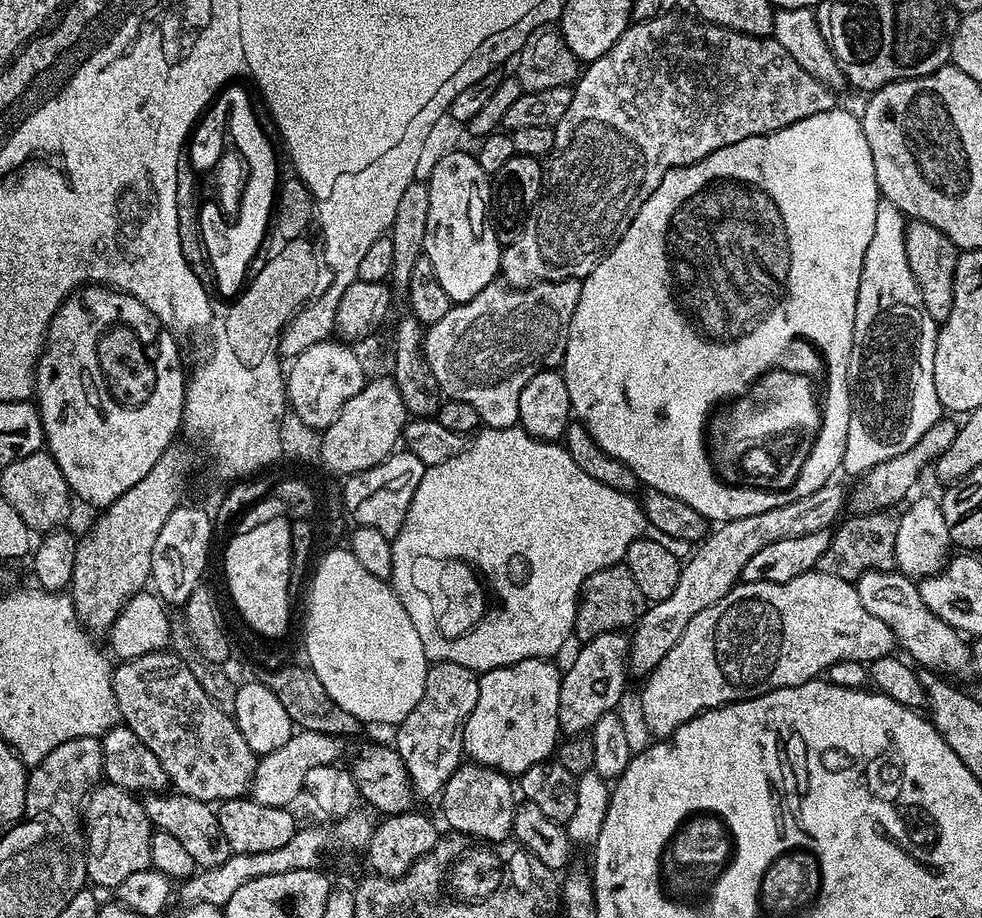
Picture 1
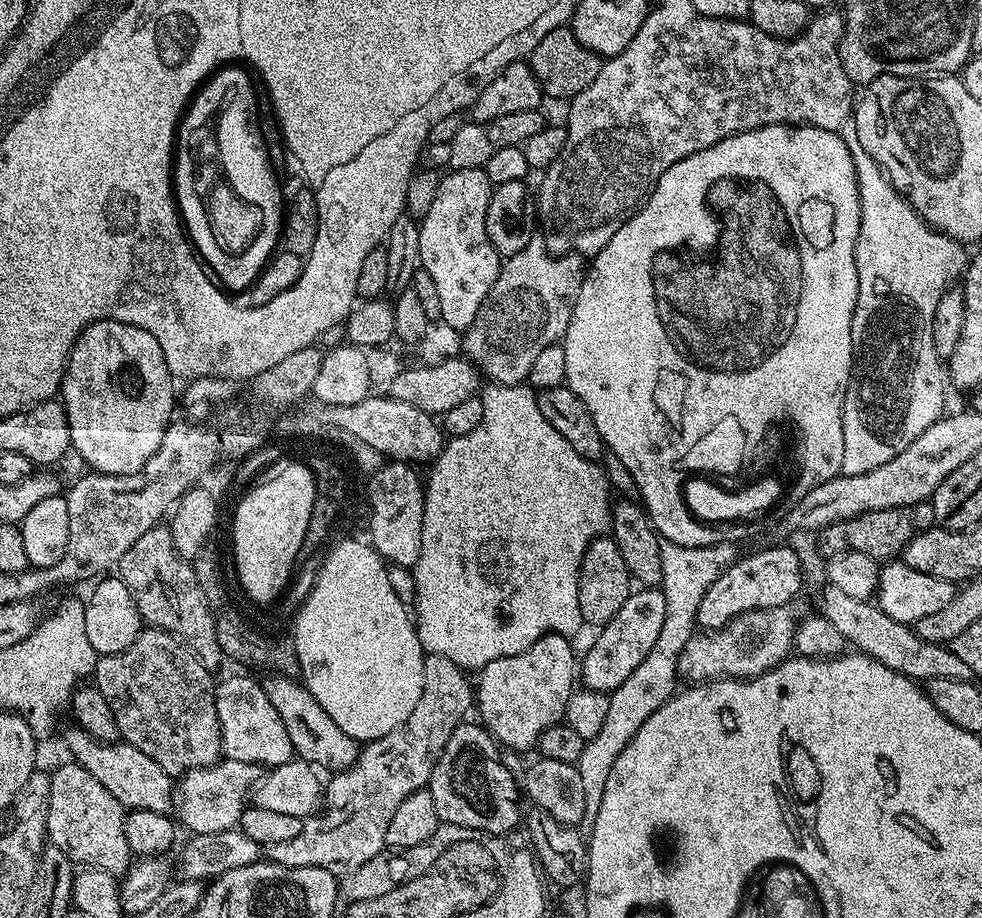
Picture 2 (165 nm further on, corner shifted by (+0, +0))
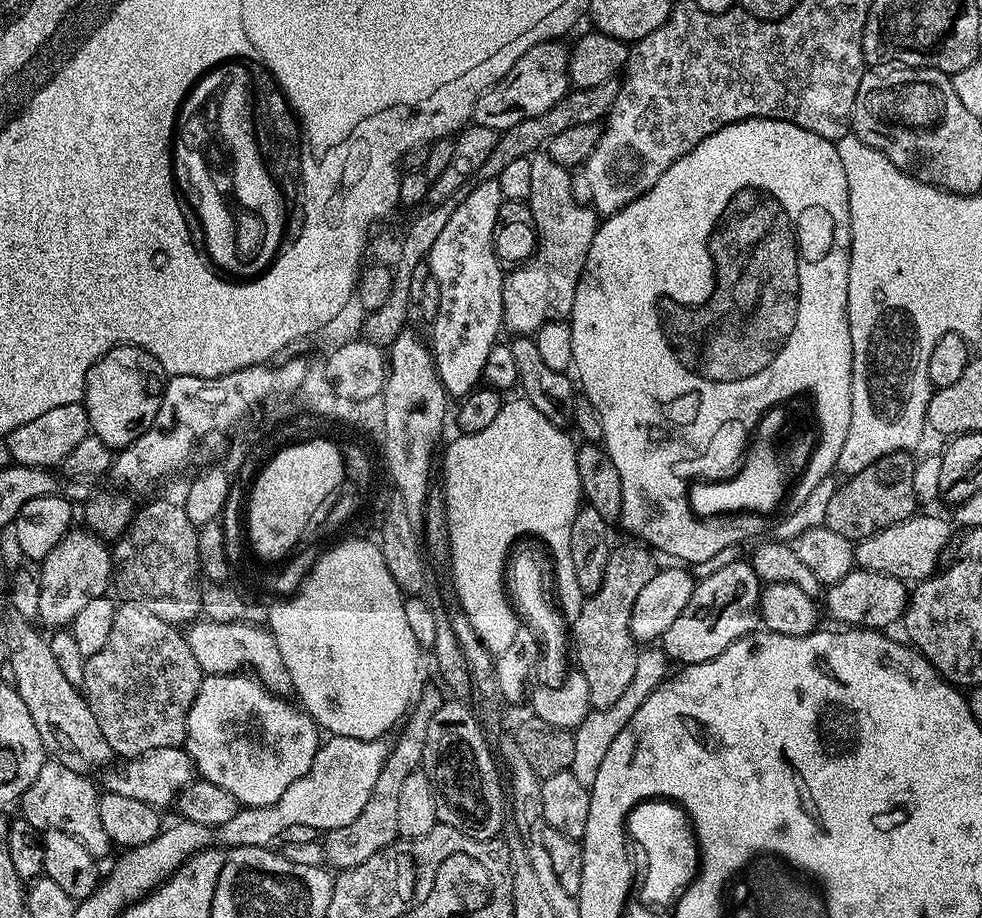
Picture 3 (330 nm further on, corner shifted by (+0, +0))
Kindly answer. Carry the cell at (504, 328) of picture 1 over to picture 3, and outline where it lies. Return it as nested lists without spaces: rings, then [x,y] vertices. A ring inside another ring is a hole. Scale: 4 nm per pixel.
[[[541,150],[531,157],[530,171],[530,198],[526,203],[536,227],[536,252],[531,260],[513,267],[502,286],[504,328],[518,336],[535,334],[551,320],[571,317],[574,294],[584,276],[586,254],[590,254],[590,242],[594,242],[598,227],[598,213],[574,194],[569,169],[558,166],[547,151]]]

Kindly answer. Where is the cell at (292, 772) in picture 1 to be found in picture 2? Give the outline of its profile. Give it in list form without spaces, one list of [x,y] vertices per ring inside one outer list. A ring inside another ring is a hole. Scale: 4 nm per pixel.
[[[222,758],[208,768],[190,770],[179,777],[174,792],[174,812],[192,834],[218,834],[239,825],[250,793],[262,779],[261,765]]]

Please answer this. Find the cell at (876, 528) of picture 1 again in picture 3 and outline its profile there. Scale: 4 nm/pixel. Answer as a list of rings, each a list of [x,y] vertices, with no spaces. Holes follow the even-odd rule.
[[[911,451],[886,454],[870,462],[866,470],[858,470],[858,474],[847,477],[844,484],[834,490],[834,498],[830,498],[823,527],[834,530],[834,534],[842,534],[842,538],[859,542],[878,534],[878,530],[886,530],[886,526],[894,526],[894,522],[917,515],[912,481],[916,460],[912,455]]]

